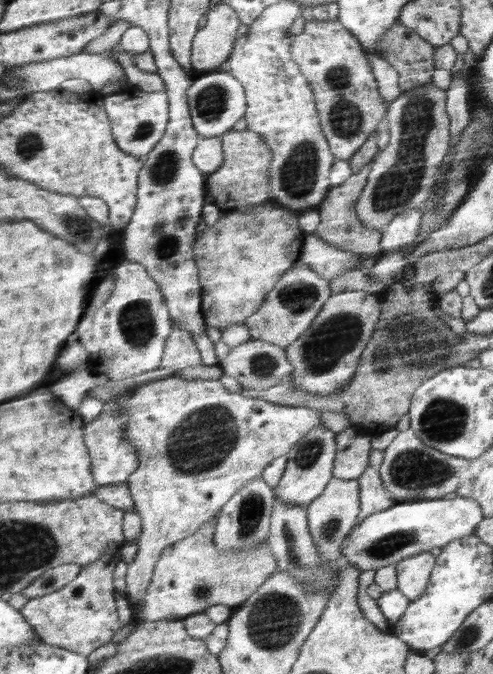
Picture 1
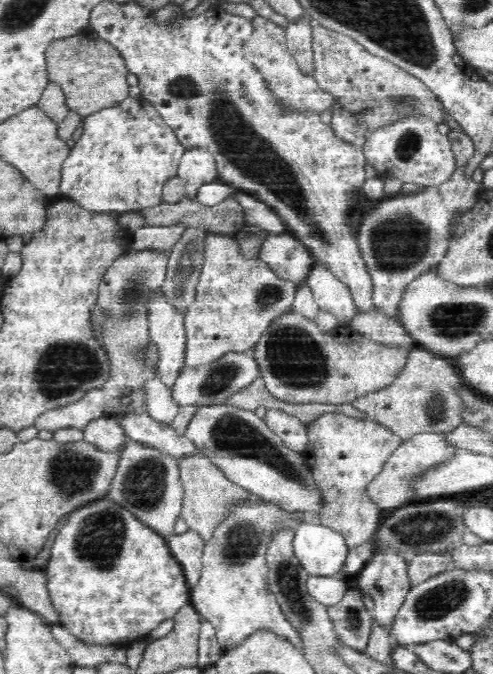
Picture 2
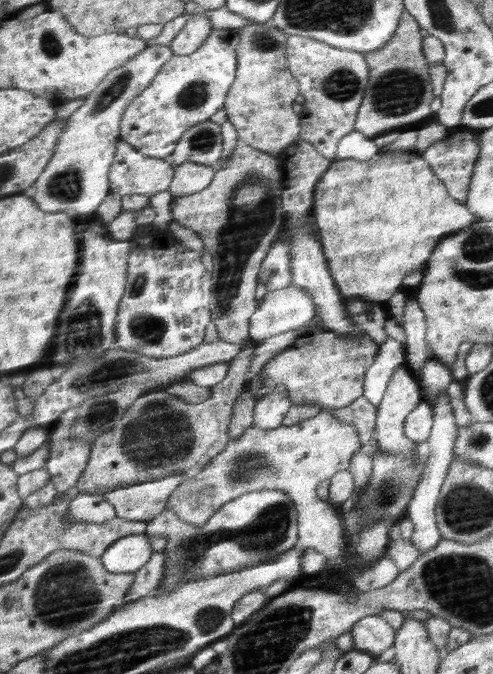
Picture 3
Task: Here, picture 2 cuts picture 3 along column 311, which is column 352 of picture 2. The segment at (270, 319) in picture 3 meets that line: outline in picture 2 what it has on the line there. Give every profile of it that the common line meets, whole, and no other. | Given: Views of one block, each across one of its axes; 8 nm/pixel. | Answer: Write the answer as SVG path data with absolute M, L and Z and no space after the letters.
M316 263L304 283L314 293L321 310L332 313L340 325L348 324L359 314L359 307L352 299L350 287L340 282L324 264Z

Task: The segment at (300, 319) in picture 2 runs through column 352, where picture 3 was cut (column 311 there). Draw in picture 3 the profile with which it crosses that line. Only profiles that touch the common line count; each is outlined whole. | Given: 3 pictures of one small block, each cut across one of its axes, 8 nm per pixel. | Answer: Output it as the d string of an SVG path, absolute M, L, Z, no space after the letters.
M315 325L265 364L260 370L263 386L255 396L258 398L265 395L272 387L282 387L287 390L294 407L310 403L334 409L348 406L362 397L365 374L376 360L378 352L380 344L368 335L361 338L346 338Z

